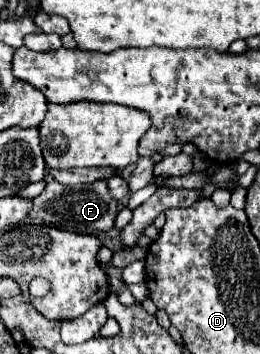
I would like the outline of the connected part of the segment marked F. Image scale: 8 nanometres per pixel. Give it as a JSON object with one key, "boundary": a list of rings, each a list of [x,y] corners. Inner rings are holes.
{"boundary":[[[47,174],[45,182],[47,182],[47,188],[35,198],[35,206],[29,214],[29,220],[33,224],[55,226],[61,230],[71,230],[71,232],[81,232],[81,234],[107,232],[115,226],[119,202],[111,196],[107,180],[95,180],[95,182],[87,182],[87,184],[65,186],[65,184],[57,182],[51,174]]]}

